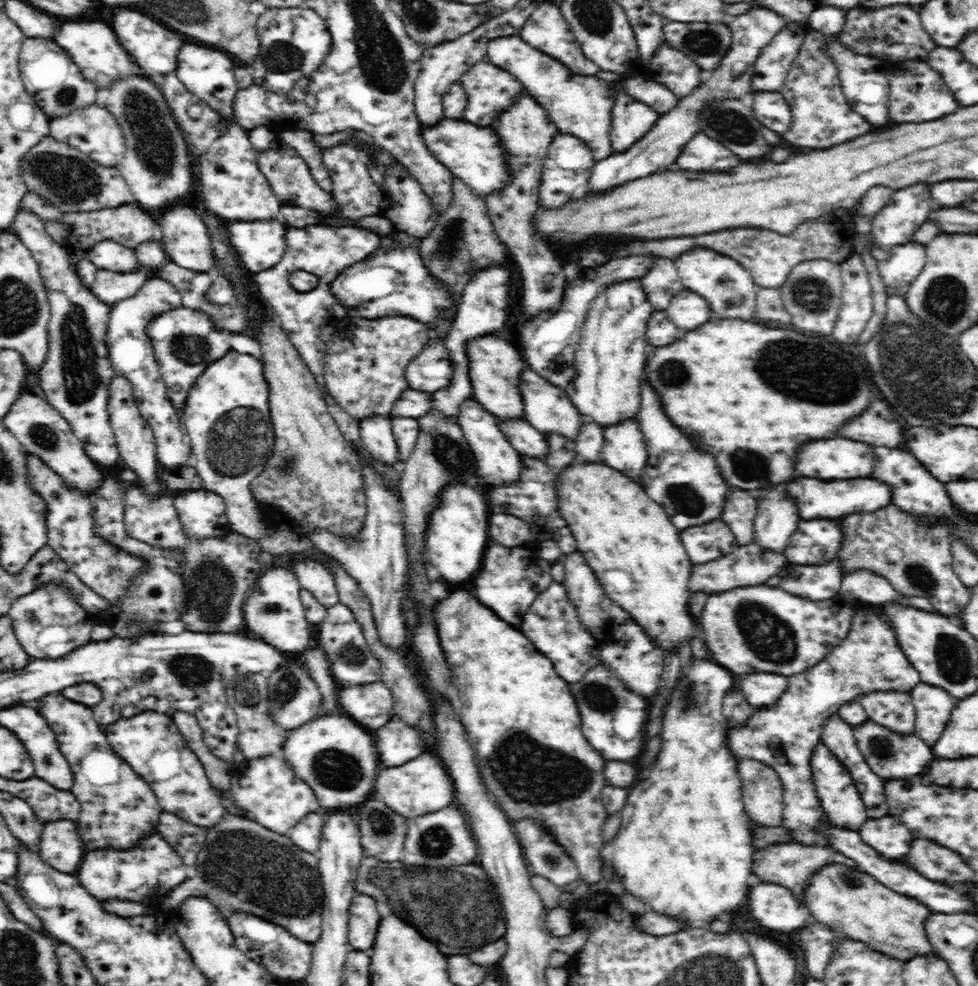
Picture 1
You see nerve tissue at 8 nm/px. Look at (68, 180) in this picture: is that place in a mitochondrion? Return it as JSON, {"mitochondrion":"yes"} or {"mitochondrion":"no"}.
{"mitochondrion":"yes"}

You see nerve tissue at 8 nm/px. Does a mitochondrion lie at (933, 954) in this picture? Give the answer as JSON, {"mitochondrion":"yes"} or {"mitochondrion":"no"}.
{"mitochondrion":"no"}

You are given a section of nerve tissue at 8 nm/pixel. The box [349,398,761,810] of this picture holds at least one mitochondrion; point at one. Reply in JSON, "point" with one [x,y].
{"point":[531,773]}

